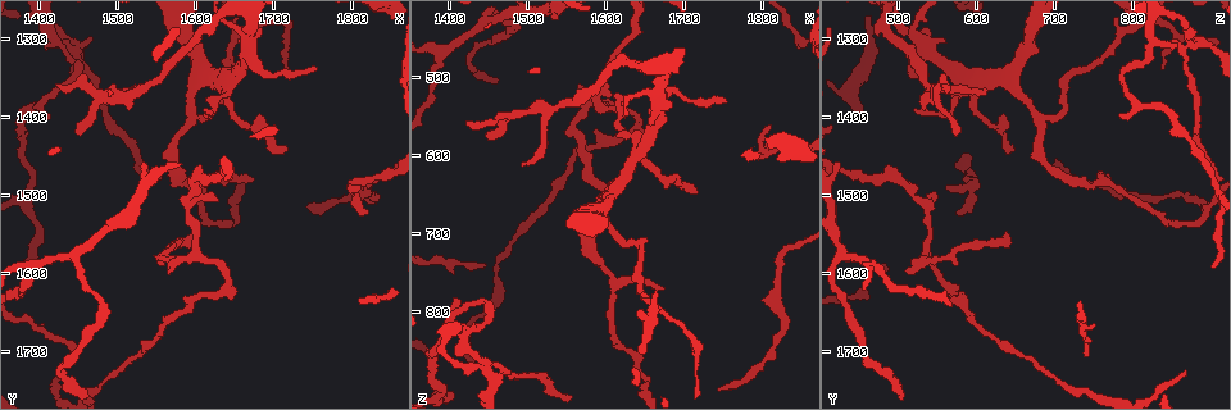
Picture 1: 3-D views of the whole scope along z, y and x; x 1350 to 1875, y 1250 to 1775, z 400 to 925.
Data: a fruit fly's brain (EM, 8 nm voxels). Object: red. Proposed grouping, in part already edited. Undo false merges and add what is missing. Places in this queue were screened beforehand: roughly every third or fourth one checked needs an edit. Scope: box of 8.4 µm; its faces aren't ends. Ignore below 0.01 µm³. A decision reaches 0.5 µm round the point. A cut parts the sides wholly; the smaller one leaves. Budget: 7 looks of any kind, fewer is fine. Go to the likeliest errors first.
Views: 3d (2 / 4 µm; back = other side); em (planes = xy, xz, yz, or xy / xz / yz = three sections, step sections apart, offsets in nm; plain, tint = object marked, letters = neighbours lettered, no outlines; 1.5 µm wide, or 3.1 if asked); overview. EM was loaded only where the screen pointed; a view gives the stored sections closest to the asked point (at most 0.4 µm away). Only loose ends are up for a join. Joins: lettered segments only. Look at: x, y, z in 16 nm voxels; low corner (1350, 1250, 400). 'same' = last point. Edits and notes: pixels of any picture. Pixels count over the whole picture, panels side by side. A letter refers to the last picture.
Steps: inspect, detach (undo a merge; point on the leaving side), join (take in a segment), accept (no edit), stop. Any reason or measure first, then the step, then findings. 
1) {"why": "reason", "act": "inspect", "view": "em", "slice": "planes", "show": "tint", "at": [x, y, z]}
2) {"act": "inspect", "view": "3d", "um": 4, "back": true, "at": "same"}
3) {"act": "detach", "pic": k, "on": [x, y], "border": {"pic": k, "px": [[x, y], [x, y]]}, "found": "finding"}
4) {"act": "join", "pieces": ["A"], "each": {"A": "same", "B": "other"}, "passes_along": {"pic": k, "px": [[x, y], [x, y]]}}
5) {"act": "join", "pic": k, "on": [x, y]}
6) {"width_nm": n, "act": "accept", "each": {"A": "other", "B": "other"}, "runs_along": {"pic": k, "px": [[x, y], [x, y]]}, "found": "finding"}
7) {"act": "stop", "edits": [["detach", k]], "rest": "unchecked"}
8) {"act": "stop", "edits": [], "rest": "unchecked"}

{"why": "tapers out", "act": "inspect", "view": "em", "slice": "planes", "show": "letters", "at": [1715, 1335, 835]}

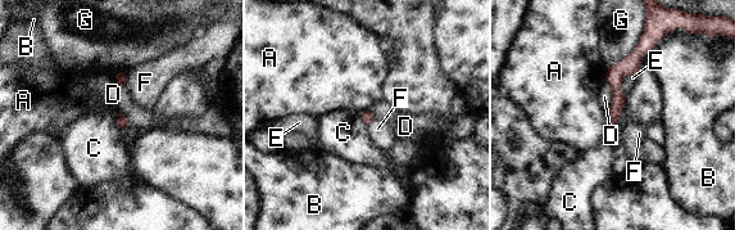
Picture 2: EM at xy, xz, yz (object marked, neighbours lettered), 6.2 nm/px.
{"width_nm": 70, "act": "accept", "each": {"A": "other", "B": "other", "C": "other", "D": "other", "E": "other", "F": "other", "G": "other"}, "border": {"pic": 2, "px": [[608, 68], [604, 82]]}, "found": "none of them fits"}

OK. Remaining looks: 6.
{"why": "tapers out", "act": "inspect", "view": "em", "slice": "xy", "step": 8, "show": "letters", "at": [1565, 1595, 510]}

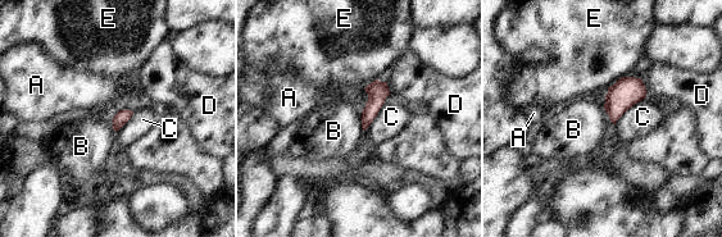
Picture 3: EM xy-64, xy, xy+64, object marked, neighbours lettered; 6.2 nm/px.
{"act": "inspect", "view": "em", "slice": "planes", "show": "letters", "at": "same"}

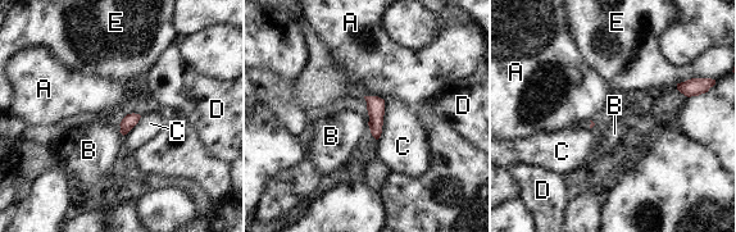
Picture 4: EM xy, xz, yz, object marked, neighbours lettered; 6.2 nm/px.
{"longest_contact_nm": ["C", 260], "act": "accept", "each": {"A": "other", "B": "other", "C": "other", "D": "other", "E": "other"}, "found": "no lettered segment goes on from it"}

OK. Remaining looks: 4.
{"why": "abrupt turn", "act": "inspect", "view": "em", "slice": "planes", "show": "letters", "at": [1450, 1340, 790]}

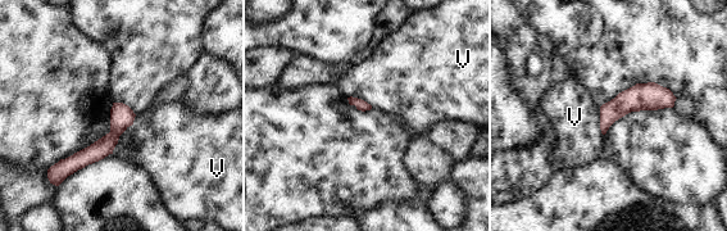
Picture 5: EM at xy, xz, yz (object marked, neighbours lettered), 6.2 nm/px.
{"width_nm": 70, "act": "accept", "each": {"V": "other"}, "found": "one neuron here"}

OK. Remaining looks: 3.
{"act": "stop", "edits": [], "rest": "unchecked"}

